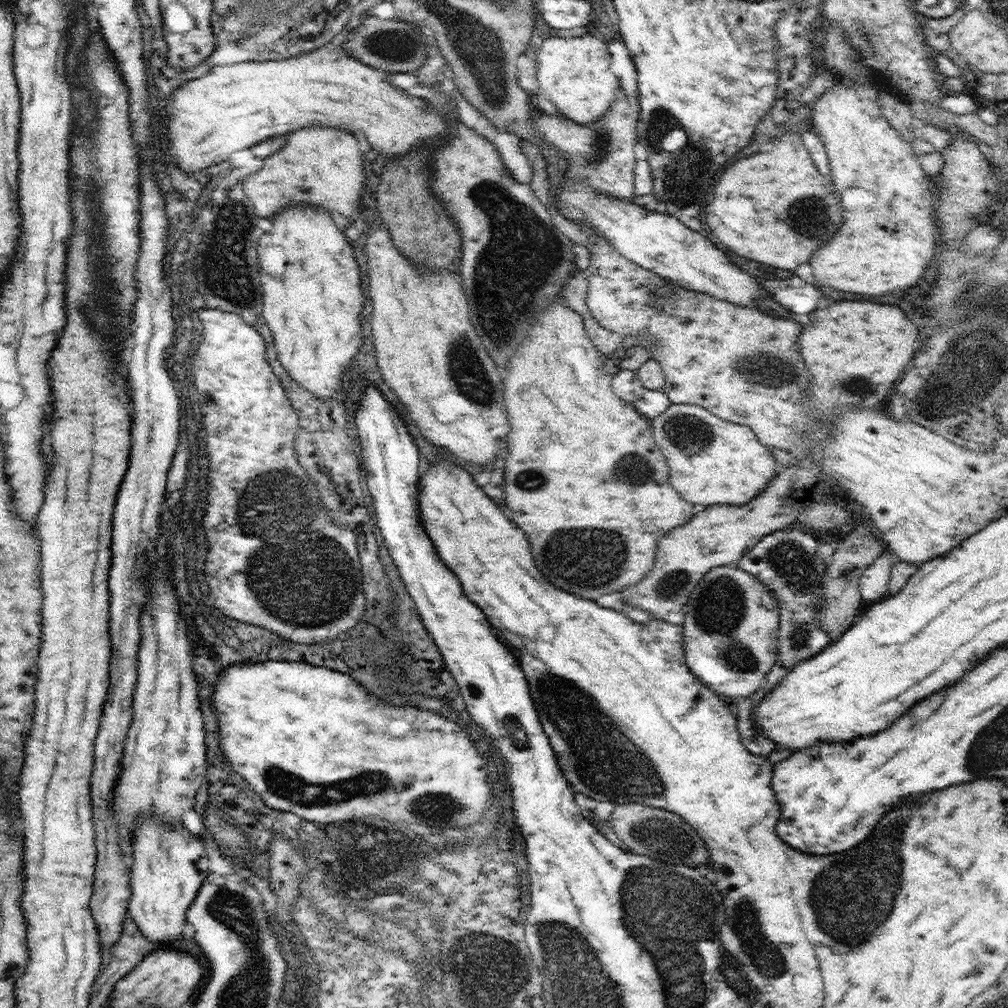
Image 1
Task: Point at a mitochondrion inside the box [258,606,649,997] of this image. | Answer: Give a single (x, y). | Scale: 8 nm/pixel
(303, 793)

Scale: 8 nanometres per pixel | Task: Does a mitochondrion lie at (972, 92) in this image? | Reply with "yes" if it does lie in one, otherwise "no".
no

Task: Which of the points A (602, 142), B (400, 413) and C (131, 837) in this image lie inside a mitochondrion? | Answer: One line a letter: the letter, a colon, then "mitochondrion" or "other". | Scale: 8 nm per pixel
A: mitochondrion
B: other
C: other

